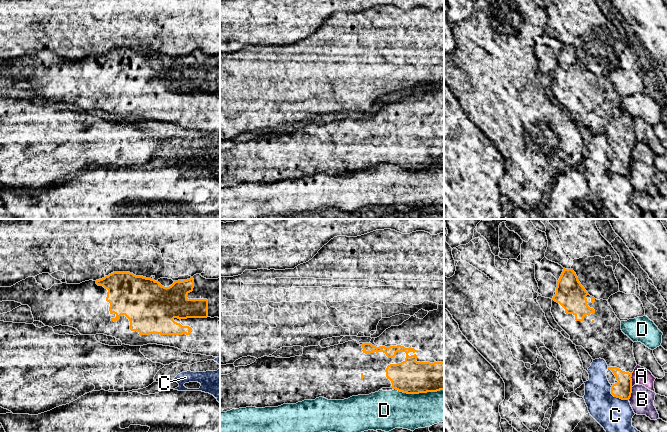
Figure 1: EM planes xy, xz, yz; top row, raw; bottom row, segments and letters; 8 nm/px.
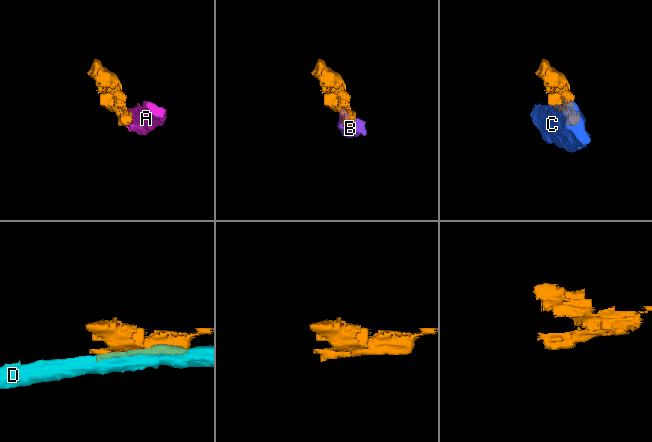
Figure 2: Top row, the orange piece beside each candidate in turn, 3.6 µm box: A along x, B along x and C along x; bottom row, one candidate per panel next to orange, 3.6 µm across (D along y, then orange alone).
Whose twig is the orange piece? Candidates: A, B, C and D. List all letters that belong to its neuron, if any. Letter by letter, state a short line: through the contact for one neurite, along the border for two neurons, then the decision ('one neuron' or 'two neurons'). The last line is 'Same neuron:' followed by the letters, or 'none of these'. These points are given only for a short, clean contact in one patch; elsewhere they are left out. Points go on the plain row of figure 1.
A: two neurons
B: two neurons
C: two neurons
D: two neurons
Same neuron: none of these

